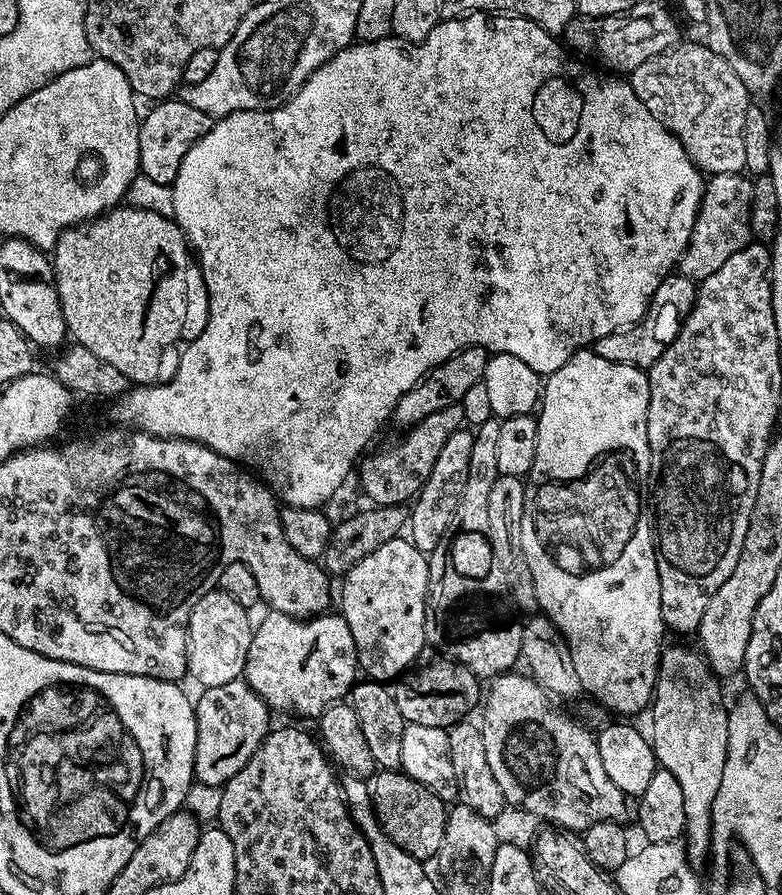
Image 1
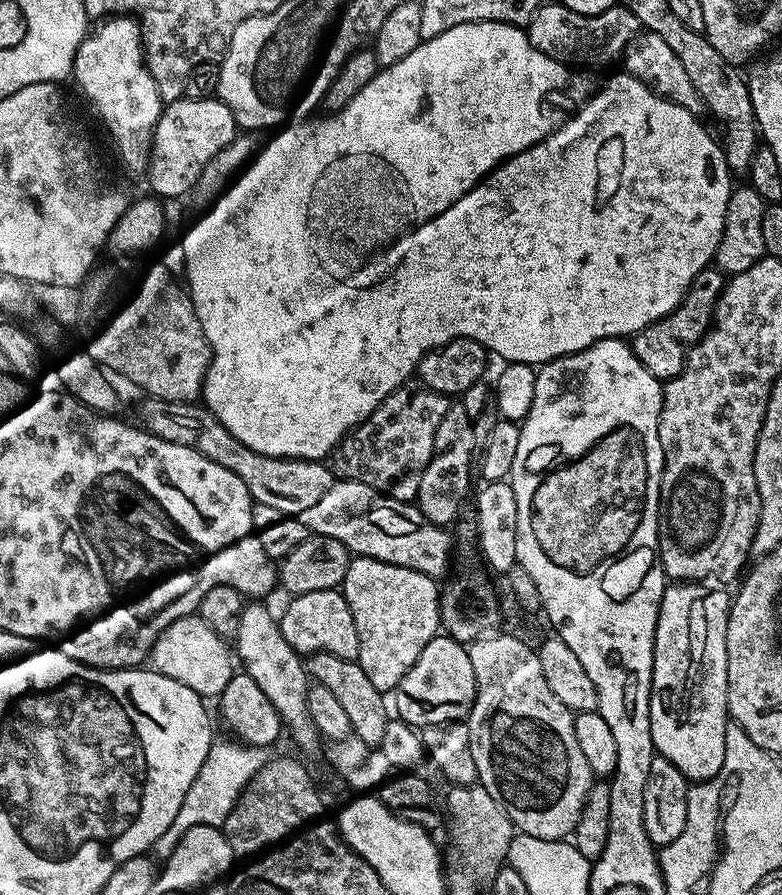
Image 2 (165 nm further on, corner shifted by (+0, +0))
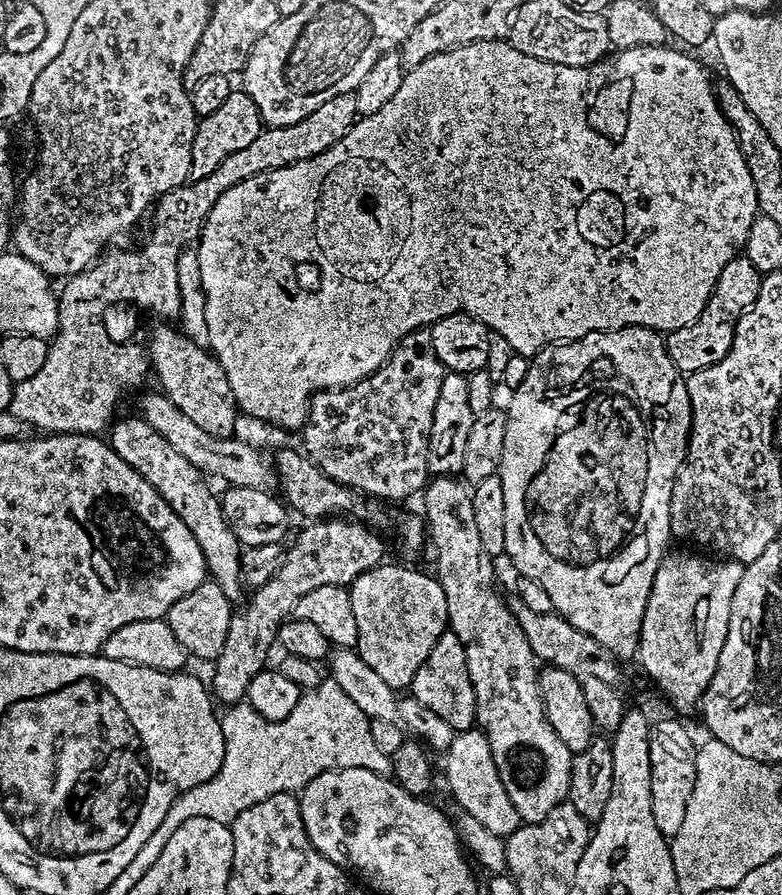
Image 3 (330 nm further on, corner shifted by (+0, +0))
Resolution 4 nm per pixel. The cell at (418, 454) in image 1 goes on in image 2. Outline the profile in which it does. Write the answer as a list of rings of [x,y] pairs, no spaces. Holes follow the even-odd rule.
[[[413,378],[408,383],[398,386],[389,396],[376,407],[374,414],[356,425],[351,432],[341,438],[339,444],[332,451],[330,467],[332,473],[354,482],[362,482],[390,498],[398,498],[409,502],[415,501],[418,494],[418,486],[422,482],[422,474],[434,455],[434,434],[438,434],[438,426],[446,415],[450,403],[449,397],[441,392],[430,390],[420,383],[419,379]]]

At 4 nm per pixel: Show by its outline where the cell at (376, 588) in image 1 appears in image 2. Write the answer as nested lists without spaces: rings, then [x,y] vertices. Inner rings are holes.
[[[365,556],[350,560],[342,591],[358,630],[358,661],[380,692],[388,694],[399,688],[410,666],[418,662],[418,654],[426,650],[426,642],[441,631],[441,589],[438,584],[436,588],[436,584],[433,577],[406,566],[394,566]]]

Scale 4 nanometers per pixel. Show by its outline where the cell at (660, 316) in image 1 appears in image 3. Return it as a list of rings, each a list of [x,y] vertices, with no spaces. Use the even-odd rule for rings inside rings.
[[[738,255],[726,266],[722,266],[722,274],[716,280],[716,288],[710,294],[702,314],[694,322],[682,326],[678,330],[667,333],[666,349],[670,362],[681,374],[691,374],[698,370],[706,370],[706,366],[714,366],[714,362],[722,362],[730,350],[734,340],[734,330],[738,318],[758,298],[762,273],[756,269],[750,258]]]

